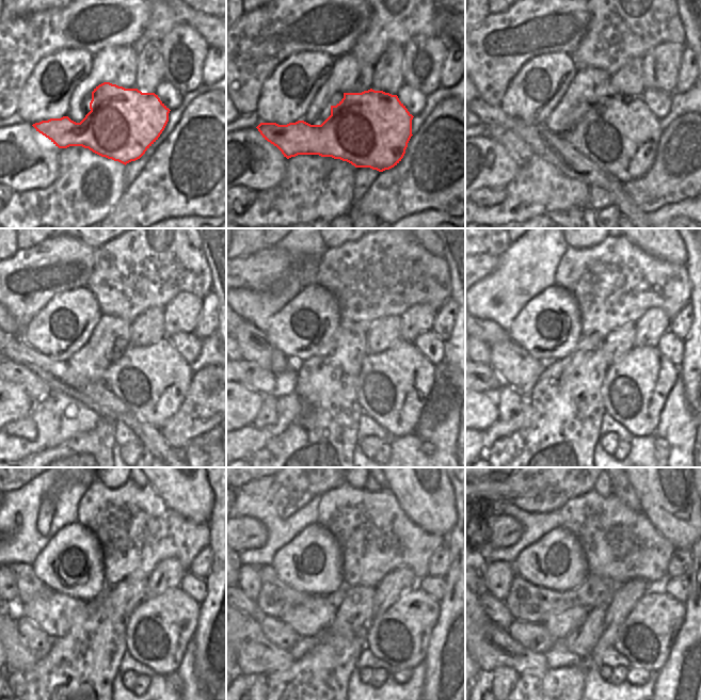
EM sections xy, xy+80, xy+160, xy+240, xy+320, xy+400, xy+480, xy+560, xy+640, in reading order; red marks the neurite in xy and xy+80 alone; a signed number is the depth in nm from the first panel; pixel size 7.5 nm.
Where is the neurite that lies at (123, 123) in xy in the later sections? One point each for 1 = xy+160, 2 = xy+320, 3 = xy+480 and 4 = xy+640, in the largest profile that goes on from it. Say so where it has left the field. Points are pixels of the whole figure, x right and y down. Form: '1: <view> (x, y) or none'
1: xy+160 (620, 134)
2: xy+320 (393, 387)
3: xy+480 (159, 629)
4: xy+640 (646, 637)

